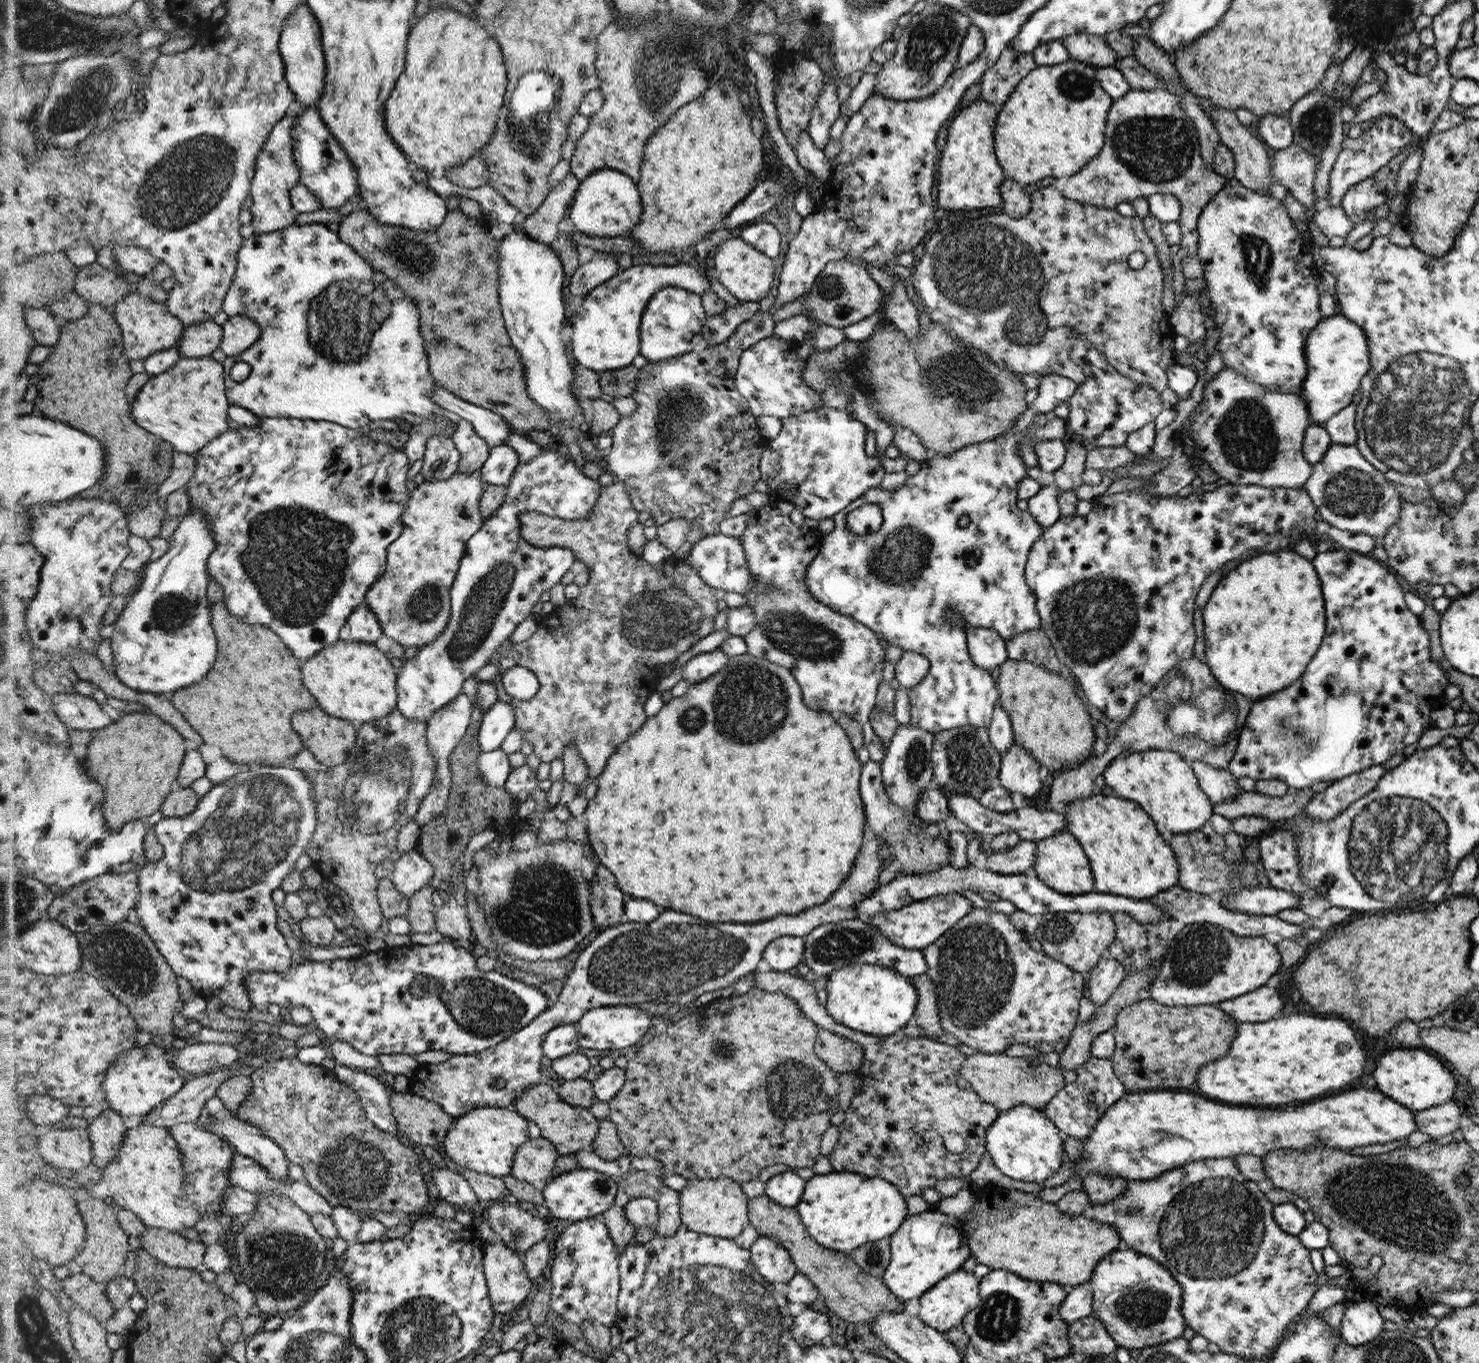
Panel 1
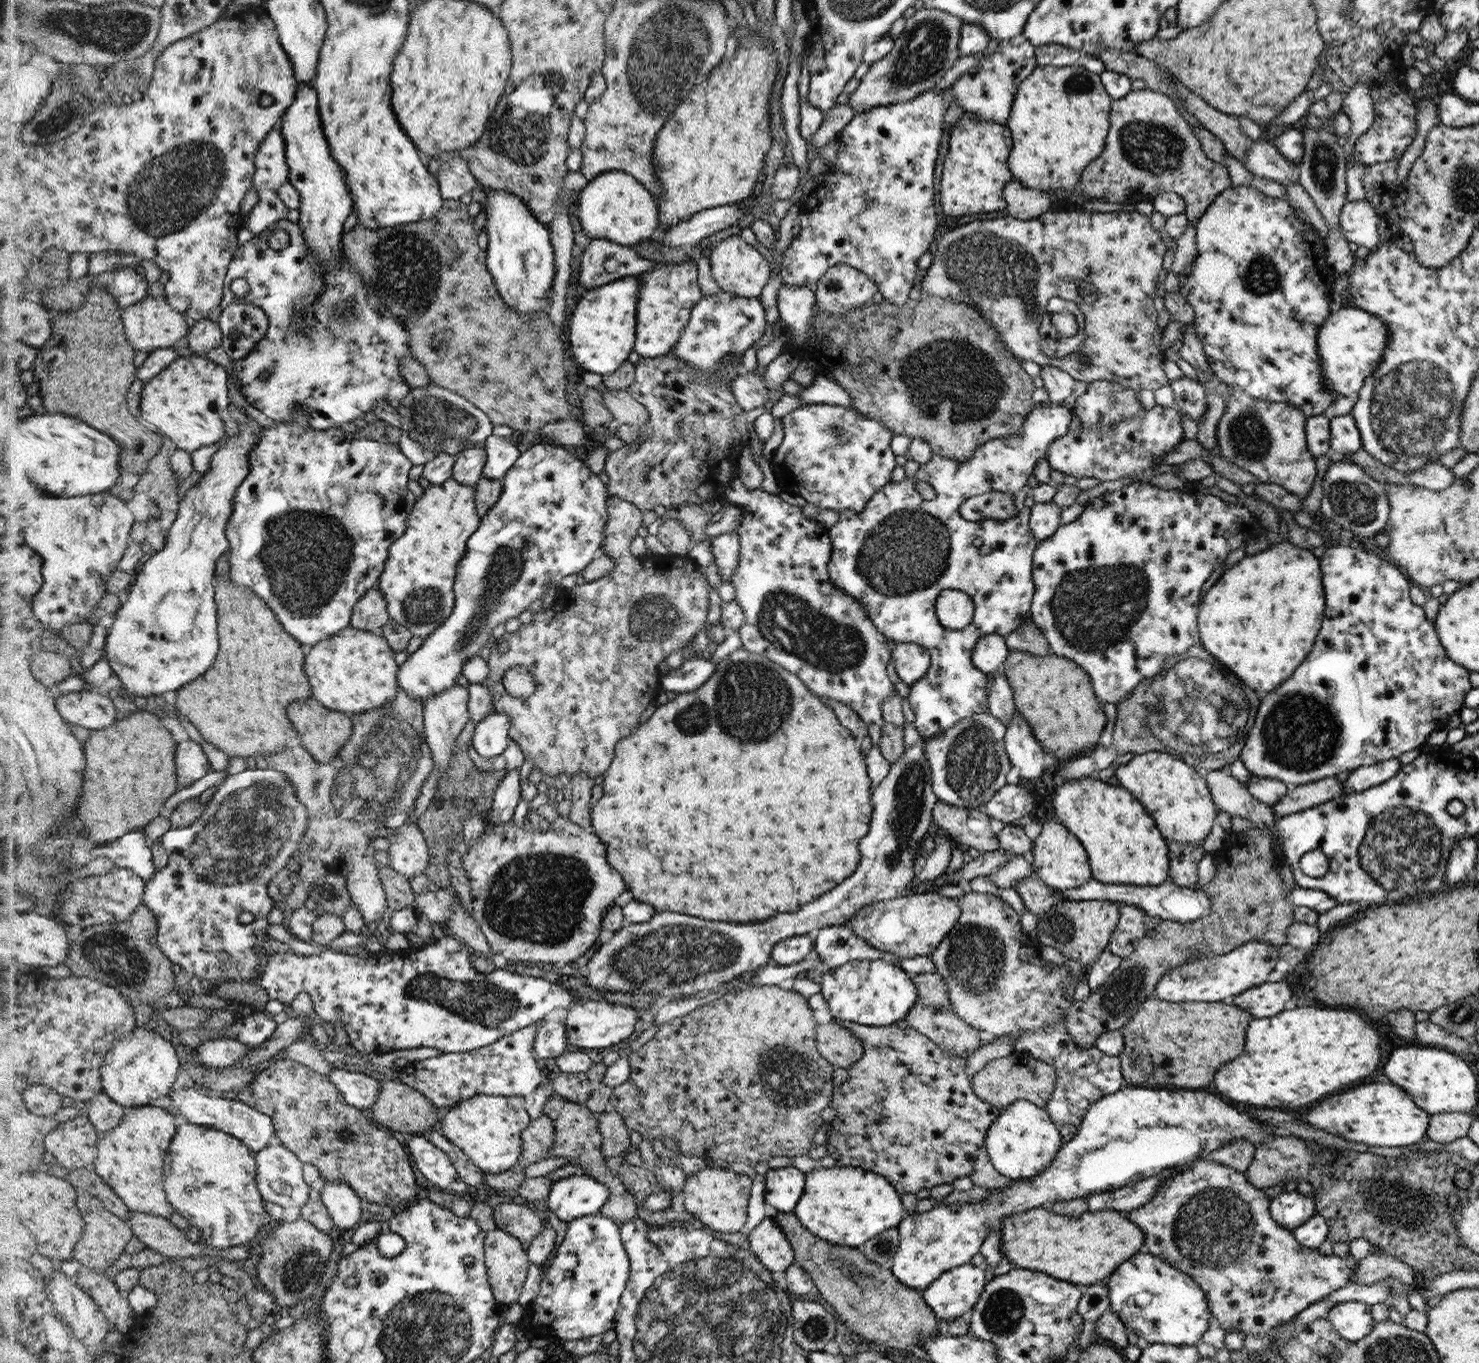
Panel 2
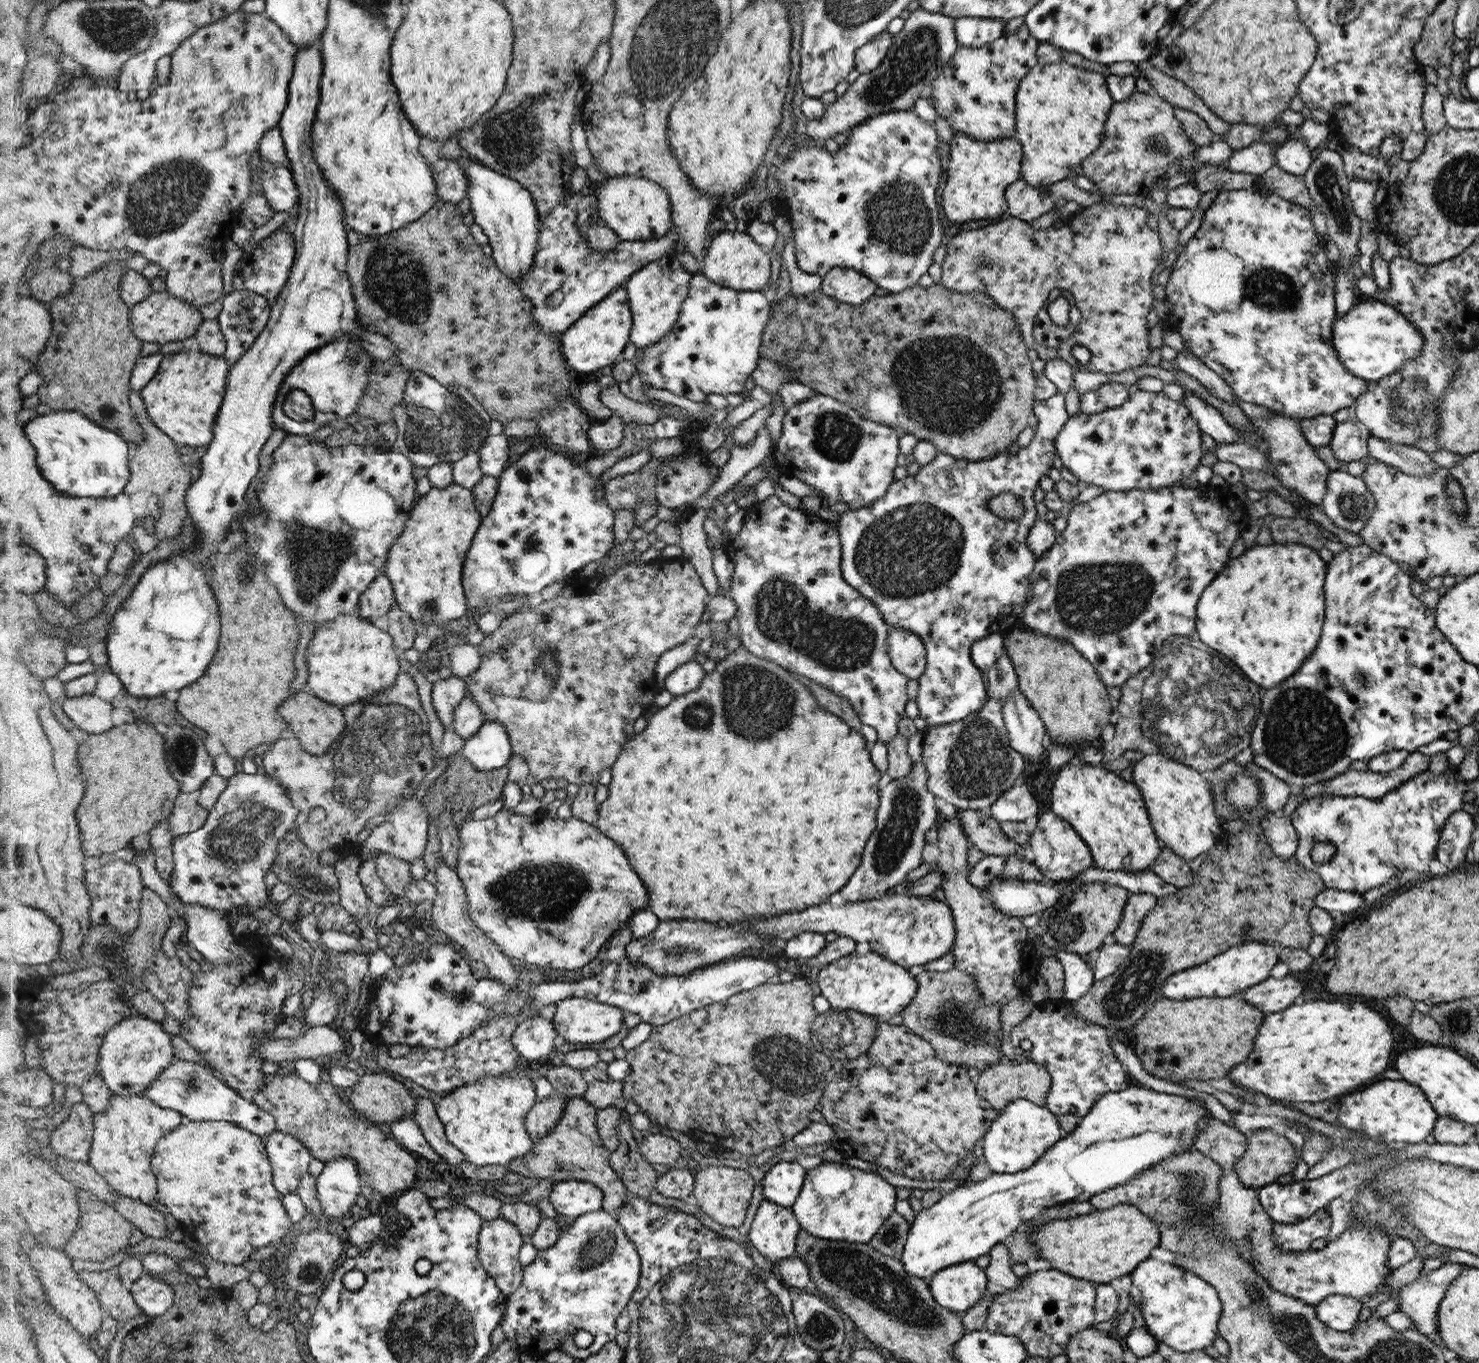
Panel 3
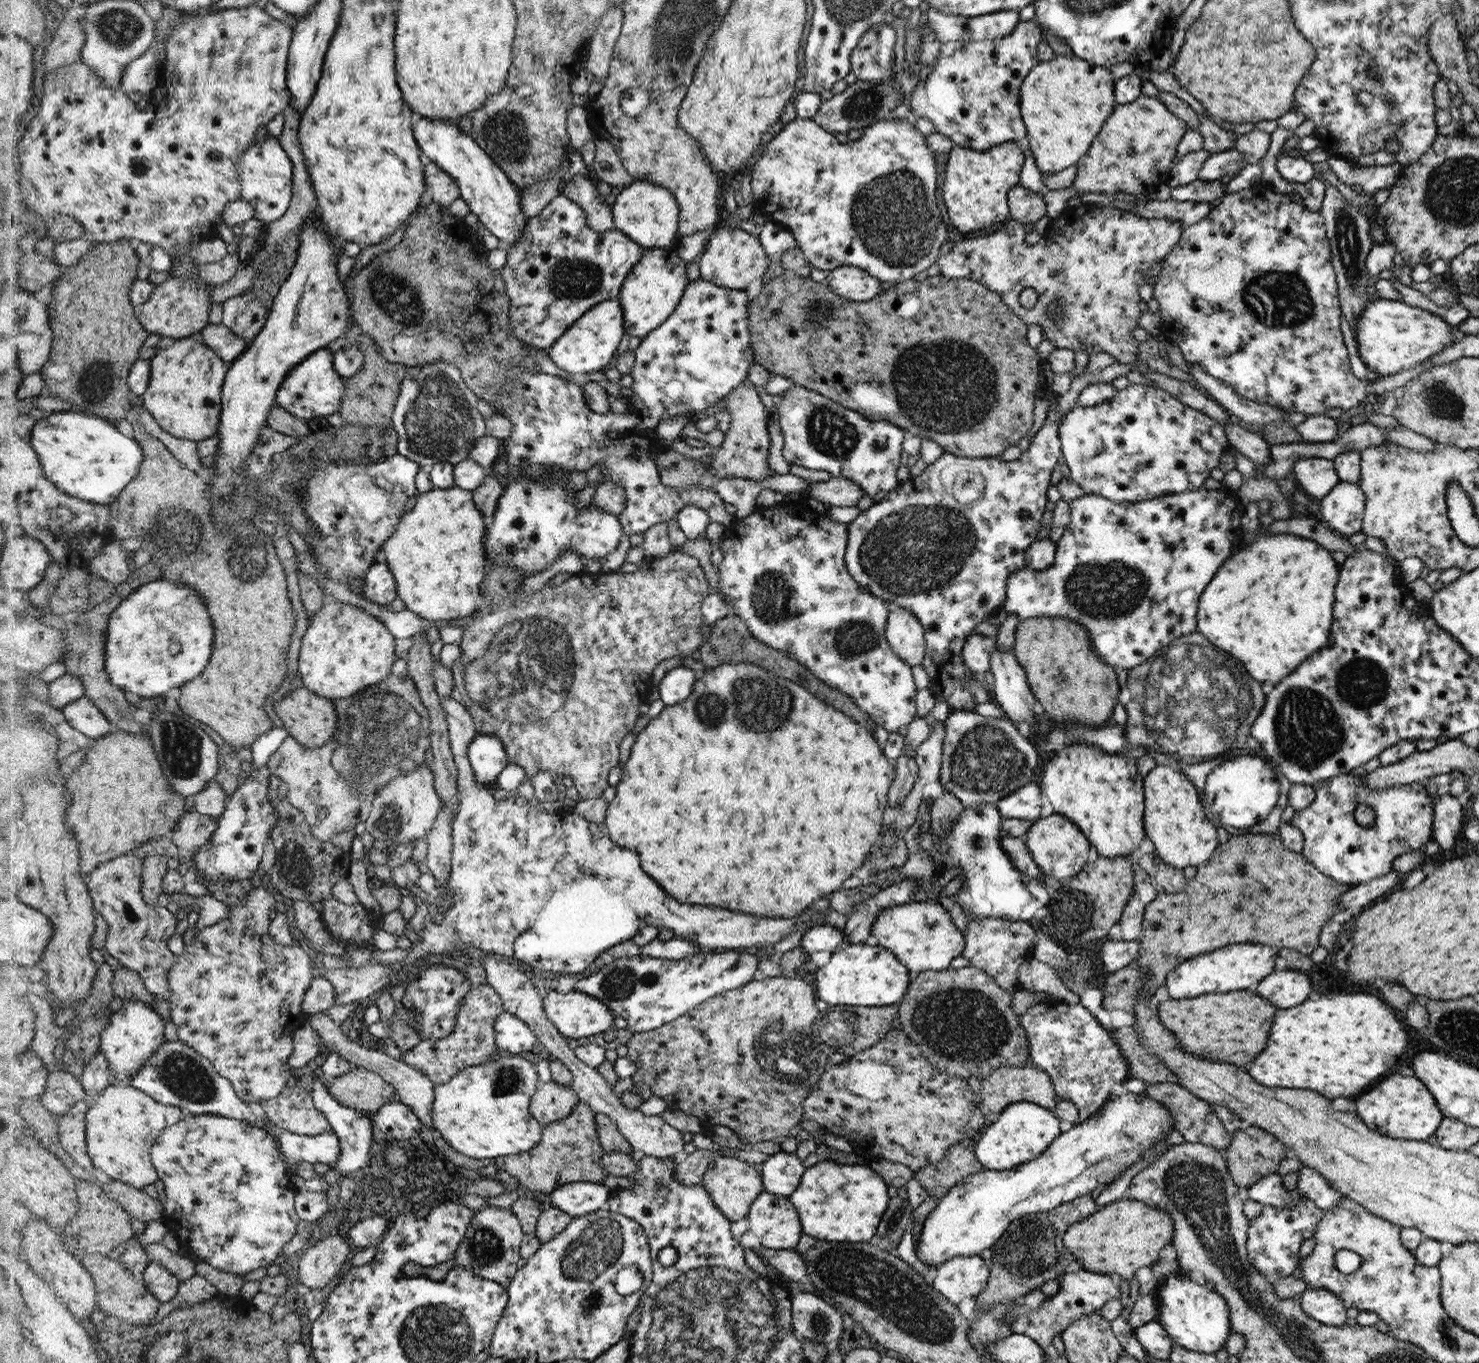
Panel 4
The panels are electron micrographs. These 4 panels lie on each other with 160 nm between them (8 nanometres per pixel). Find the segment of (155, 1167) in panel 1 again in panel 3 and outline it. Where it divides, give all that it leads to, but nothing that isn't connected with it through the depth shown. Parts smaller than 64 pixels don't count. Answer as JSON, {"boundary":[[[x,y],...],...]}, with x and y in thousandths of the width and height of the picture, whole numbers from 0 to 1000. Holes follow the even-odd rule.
{"boundary":[[[78,803],[75,812],[64,818],[65,831],[62,853],[80,876],[104,884],[108,880],[108,864],[103,858],[104,847],[110,835],[124,823],[126,822],[122,815],[108,811],[99,803]]]}

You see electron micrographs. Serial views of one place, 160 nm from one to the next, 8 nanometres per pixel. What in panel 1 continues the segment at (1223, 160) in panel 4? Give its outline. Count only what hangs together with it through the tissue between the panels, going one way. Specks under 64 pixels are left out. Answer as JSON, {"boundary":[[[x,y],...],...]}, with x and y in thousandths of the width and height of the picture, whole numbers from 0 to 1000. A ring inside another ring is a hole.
{"boundary":[[[878,106],[868,110],[859,111],[859,128],[861,134],[867,136],[875,146],[882,151],[889,151],[888,130],[892,117]]]}

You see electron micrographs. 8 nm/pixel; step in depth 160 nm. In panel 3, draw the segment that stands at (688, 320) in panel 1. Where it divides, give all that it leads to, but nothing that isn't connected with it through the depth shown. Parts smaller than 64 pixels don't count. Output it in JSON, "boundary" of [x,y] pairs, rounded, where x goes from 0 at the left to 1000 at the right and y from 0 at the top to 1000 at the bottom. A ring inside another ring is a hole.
{"boundary":[[[451,186],[425,203],[423,213],[425,217],[425,226],[428,227],[428,244],[426,248],[431,257],[446,251],[458,238],[461,222],[465,219],[469,202],[455,186]]]}

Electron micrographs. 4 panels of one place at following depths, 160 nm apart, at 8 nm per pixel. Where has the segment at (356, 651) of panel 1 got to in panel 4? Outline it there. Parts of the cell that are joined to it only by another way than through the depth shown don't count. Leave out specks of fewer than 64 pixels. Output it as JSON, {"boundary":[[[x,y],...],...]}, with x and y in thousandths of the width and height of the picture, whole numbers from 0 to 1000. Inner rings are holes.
{"boundary":[[[220,437],[219,444],[212,453],[210,453],[210,459],[204,468],[201,492],[208,506],[212,506],[212,509],[218,509],[219,512],[227,515],[260,500],[265,493],[266,484],[266,465],[257,453],[243,445],[238,445],[231,439]]]}

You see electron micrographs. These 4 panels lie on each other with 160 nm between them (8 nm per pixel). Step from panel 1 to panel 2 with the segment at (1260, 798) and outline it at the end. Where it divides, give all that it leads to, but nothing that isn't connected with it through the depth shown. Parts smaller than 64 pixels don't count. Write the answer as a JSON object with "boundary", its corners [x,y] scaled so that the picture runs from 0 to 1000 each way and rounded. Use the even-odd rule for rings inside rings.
{"boundary":[[[899,570],[892,573],[874,577],[866,586],[859,590],[860,594],[864,599],[867,599],[894,591],[895,588],[898,588],[902,585],[909,583],[908,575],[903,570]]]}

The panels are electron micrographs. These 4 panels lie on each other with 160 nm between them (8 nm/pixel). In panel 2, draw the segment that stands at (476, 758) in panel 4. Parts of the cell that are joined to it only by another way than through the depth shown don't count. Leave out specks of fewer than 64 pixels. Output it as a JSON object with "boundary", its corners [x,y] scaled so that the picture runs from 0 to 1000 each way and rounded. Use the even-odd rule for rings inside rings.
{"boundary":[[[333,522],[327,528],[323,529],[319,537],[320,550],[331,557],[340,553],[346,544],[344,541],[345,528],[342,524]]]}

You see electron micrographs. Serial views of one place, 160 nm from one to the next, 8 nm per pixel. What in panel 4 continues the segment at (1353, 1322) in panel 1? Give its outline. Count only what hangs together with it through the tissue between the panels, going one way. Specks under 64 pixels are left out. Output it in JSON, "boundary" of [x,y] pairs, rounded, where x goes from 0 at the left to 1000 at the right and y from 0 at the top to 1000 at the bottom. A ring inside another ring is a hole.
{"boundary":[[[884,945],[877,953],[880,961],[891,970],[898,973],[907,973],[910,970],[910,959],[907,952],[898,946]]]}

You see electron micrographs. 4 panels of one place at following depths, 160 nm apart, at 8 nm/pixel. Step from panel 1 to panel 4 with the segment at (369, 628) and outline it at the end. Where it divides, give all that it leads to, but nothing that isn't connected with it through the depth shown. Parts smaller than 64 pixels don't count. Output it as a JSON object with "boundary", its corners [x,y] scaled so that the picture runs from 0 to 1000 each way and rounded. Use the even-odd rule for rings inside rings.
{"boundary":[[[255,410],[245,423],[245,437],[256,444],[263,444],[268,439],[268,426],[264,417],[259,410]]]}

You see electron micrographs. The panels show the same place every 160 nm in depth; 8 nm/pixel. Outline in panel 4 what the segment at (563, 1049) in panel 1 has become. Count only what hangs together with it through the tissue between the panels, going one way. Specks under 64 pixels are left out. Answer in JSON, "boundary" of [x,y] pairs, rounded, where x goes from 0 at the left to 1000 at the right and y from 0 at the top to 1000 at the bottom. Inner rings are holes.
{"boundary":[[[341,742],[335,750],[336,769],[339,773],[352,773],[361,771],[364,763],[360,755],[350,745]]]}

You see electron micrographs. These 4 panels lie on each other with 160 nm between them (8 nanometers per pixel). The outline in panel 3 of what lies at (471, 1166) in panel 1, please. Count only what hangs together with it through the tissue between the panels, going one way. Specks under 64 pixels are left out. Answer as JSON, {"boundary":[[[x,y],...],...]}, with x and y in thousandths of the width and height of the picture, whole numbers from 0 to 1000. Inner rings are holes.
{"boundary":[[[346,787],[339,789],[327,789],[300,803],[294,810],[303,838],[319,854],[342,855],[360,844],[360,833],[356,826],[362,803],[355,787]]]}

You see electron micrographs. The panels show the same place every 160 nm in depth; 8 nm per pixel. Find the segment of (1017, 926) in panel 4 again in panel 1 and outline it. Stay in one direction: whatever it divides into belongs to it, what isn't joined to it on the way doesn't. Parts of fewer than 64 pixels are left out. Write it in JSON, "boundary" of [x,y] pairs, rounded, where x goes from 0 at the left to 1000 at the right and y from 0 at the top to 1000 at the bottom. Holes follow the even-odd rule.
{"boundary":[[[658,666],[652,674],[648,676],[638,687],[623,698],[625,701],[625,705],[628,708],[628,712],[626,714],[631,718],[633,723],[637,752],[640,757],[646,760],[650,766],[659,769],[661,773],[675,773],[679,773],[680,769],[684,766],[692,766],[692,767],[696,767],[696,769],[702,769],[701,766],[703,766],[703,764],[709,764],[710,767],[713,766],[713,764],[721,764],[721,766],[723,764],[725,755],[728,753],[729,747],[730,747],[732,731],[734,730],[734,715],[725,712],[719,706],[710,703],[705,697],[702,698],[698,697],[694,693],[692,685],[684,677],[683,672],[673,668],[671,669],[668,666]]]}

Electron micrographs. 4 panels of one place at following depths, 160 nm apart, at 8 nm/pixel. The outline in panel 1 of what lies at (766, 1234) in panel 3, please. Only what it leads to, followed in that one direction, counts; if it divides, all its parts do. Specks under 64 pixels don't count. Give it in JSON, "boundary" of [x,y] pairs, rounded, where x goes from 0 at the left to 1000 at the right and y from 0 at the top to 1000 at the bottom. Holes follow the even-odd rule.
{"boundary":[[[513,906],[507,919],[508,919],[508,926],[520,941],[533,942],[539,934],[535,921],[528,912],[522,908]]]}

